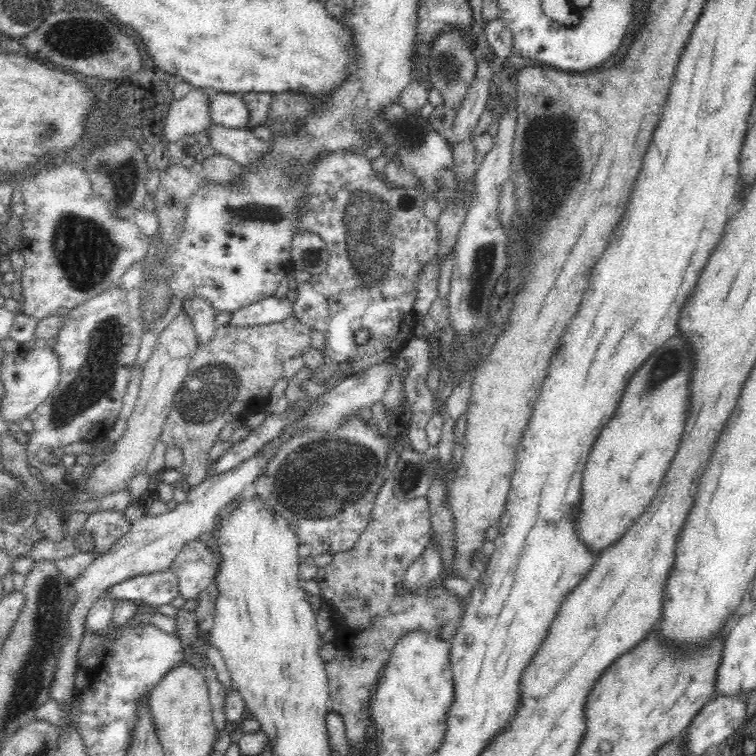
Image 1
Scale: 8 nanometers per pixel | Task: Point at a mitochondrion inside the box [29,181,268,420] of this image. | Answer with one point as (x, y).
(85, 252)

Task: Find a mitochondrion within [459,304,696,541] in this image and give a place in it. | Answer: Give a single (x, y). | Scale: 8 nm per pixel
(672, 359)

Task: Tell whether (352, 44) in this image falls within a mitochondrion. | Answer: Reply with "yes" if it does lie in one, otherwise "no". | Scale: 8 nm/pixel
no

